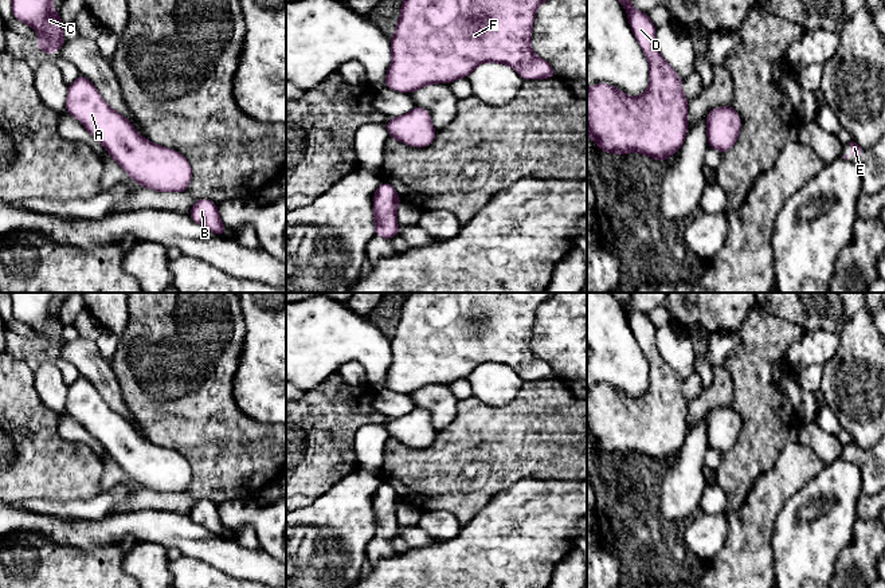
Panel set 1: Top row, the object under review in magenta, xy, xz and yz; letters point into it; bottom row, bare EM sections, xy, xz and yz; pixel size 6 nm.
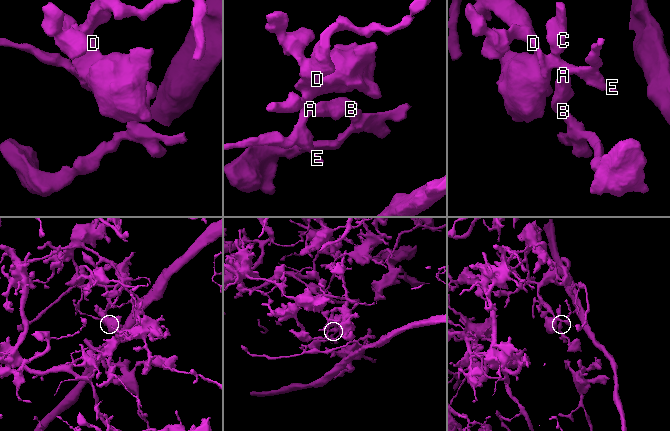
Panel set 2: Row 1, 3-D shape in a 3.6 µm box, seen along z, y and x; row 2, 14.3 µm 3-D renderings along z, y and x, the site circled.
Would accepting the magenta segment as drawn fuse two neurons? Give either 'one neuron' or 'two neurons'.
one neuron

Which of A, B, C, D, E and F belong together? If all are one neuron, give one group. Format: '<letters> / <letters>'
A B C D E F

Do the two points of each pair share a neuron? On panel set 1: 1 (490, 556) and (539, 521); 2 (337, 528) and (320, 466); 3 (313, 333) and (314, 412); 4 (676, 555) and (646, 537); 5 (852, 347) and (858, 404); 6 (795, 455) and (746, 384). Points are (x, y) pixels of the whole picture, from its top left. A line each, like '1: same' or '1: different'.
1: same
2: different
3: different
4: same
5: same
6: different

